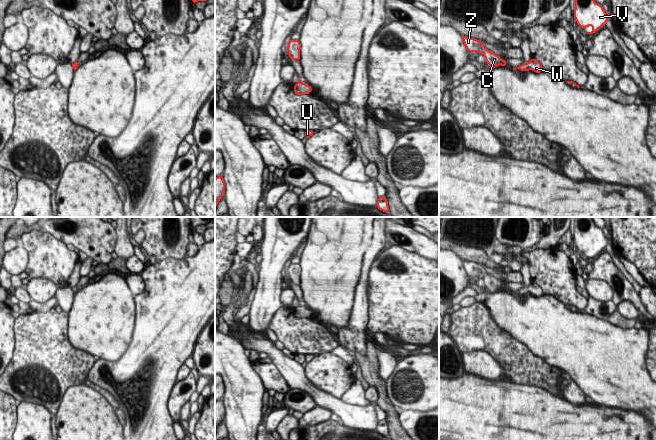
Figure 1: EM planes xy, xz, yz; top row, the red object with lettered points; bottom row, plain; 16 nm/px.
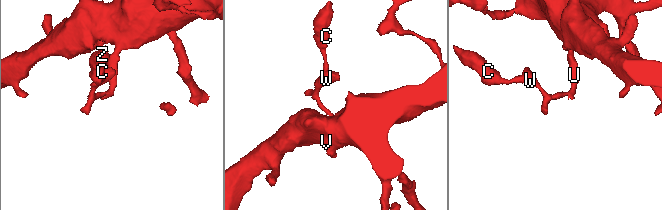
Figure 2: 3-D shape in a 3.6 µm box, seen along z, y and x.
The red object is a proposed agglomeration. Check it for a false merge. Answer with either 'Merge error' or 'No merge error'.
No merge error.

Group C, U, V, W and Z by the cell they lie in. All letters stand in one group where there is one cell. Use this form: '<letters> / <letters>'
C U V W Z

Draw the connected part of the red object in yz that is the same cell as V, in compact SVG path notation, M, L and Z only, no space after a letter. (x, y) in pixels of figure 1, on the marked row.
M575 0L574 18L581 28L592 27L592 31L587 34L593 34L603 26L612 16L605 12L603 6L596 3L595 0Z

